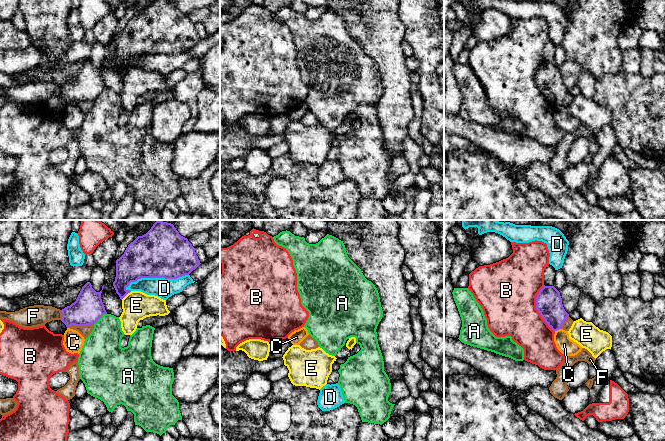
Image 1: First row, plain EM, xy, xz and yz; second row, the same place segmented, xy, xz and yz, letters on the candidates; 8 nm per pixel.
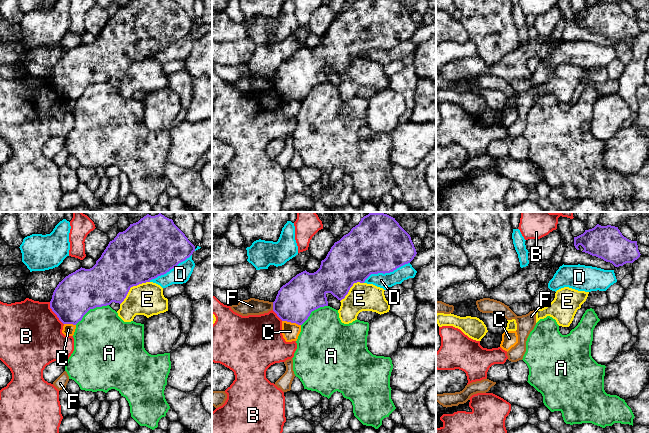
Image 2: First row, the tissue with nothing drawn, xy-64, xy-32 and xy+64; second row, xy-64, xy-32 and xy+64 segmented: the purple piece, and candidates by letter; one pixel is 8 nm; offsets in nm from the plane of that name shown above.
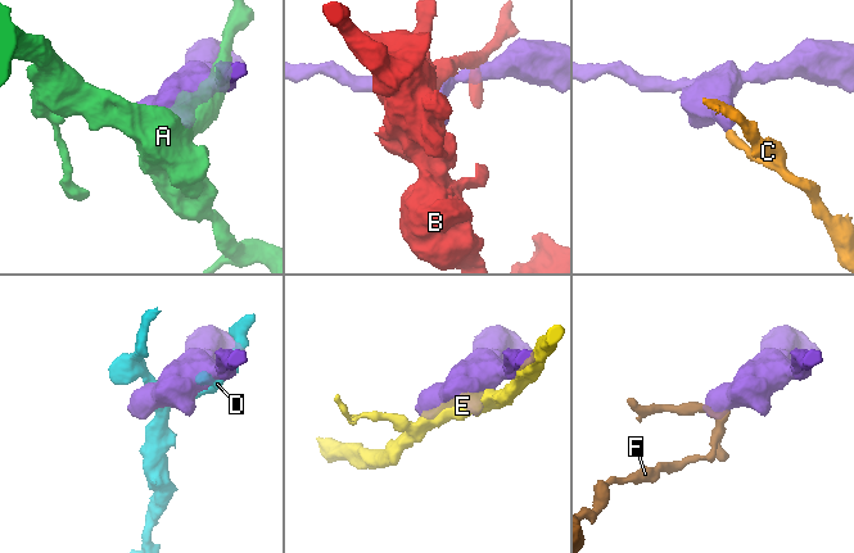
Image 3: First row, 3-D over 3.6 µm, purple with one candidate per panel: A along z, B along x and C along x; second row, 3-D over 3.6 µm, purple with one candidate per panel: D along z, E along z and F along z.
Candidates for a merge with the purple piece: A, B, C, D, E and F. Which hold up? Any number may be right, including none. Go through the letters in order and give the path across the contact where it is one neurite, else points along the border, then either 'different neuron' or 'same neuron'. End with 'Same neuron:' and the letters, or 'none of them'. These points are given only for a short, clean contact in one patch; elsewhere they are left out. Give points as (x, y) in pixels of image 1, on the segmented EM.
A: different neuron
B: different neuron
C: border along yz (561, 328), (554, 331); different neuron
D: different neuron
E: different neuron
F: border along xy (93, 323), (70, 325), (68, 327); different neuron
Same neuron: none of them

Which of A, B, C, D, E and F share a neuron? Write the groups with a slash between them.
A / B / C / D / E / F

